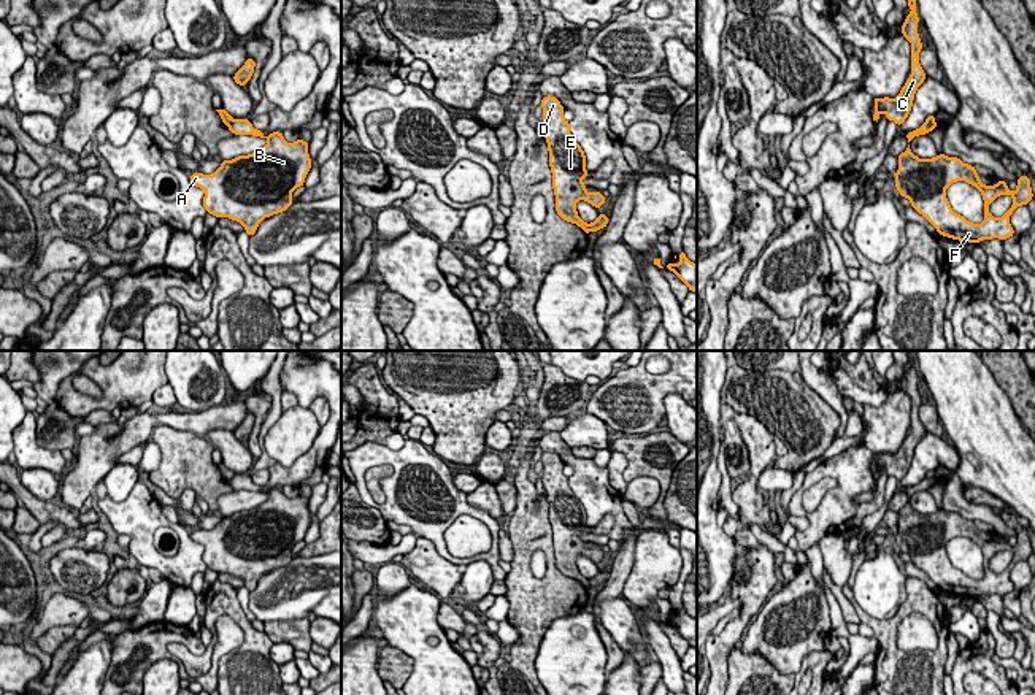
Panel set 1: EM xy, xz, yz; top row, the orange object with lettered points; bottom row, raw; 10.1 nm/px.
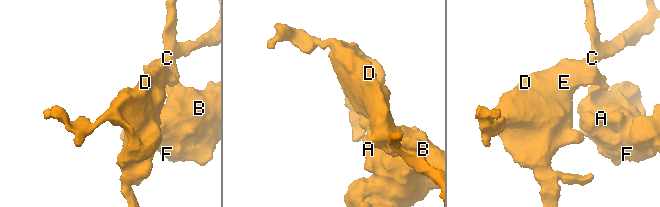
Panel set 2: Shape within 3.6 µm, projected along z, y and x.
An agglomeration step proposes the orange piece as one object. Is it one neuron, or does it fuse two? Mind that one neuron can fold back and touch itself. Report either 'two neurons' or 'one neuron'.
two neurons

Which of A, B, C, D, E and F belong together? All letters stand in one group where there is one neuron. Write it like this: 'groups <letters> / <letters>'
groups A B F / C D E

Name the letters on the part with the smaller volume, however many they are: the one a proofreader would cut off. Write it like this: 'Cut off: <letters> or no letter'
Cut off: A, B, F

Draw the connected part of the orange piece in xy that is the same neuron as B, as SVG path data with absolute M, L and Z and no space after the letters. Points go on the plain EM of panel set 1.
M233 474L229 486L233 490L267 493L268 498L252 509L222 516L211 530L190 530L190 538L205 547L206 568L240 578L252 592L265 573L294 559L292 547L305 539L311 524L310 498L287 498L281 487L265 492L248 474Z

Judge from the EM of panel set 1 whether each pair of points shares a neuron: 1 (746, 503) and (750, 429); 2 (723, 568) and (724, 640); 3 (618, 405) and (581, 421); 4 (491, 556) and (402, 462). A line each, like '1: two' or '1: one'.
1: one
2: two
3: two
4: one

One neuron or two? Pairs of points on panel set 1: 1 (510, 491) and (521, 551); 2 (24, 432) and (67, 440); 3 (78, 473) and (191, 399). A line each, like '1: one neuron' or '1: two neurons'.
1: two neurons
2: two neurons
3: two neurons

